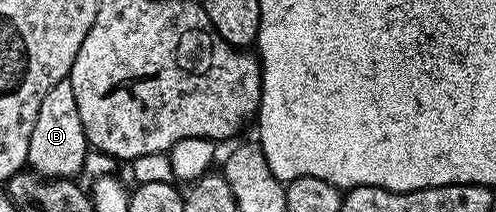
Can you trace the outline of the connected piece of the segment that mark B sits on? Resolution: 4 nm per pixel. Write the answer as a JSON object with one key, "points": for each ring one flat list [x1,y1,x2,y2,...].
{"points":[[71,81,54,84,46,96,42,96,42,108,38,108,38,120,34,120,34,132,30,132,28,166,42,178,75,179,90,155,90,147,82,120,78,116,78,100,74,100]]}

